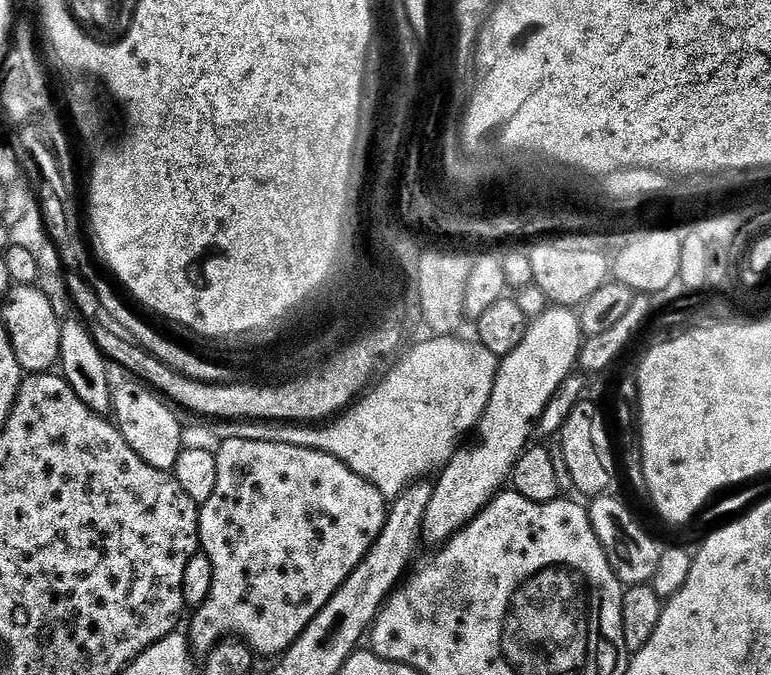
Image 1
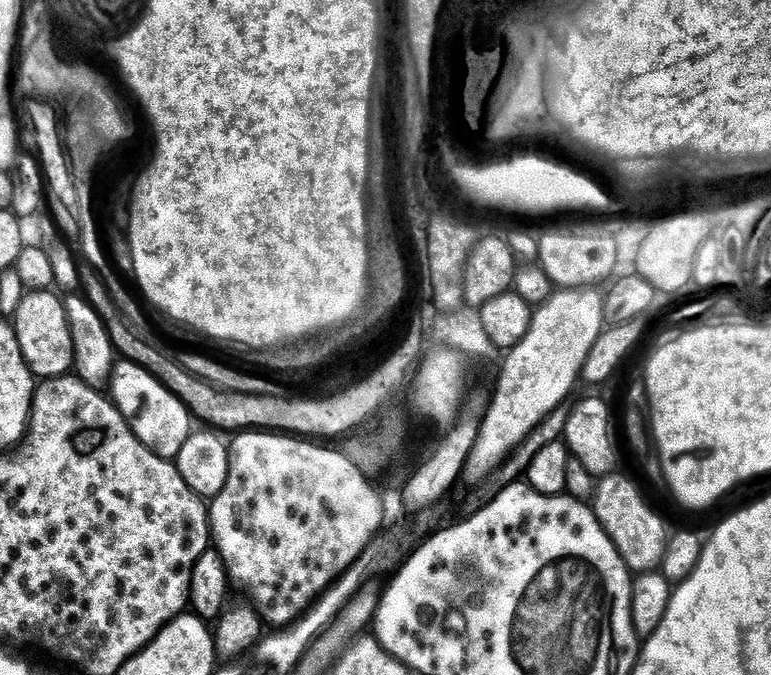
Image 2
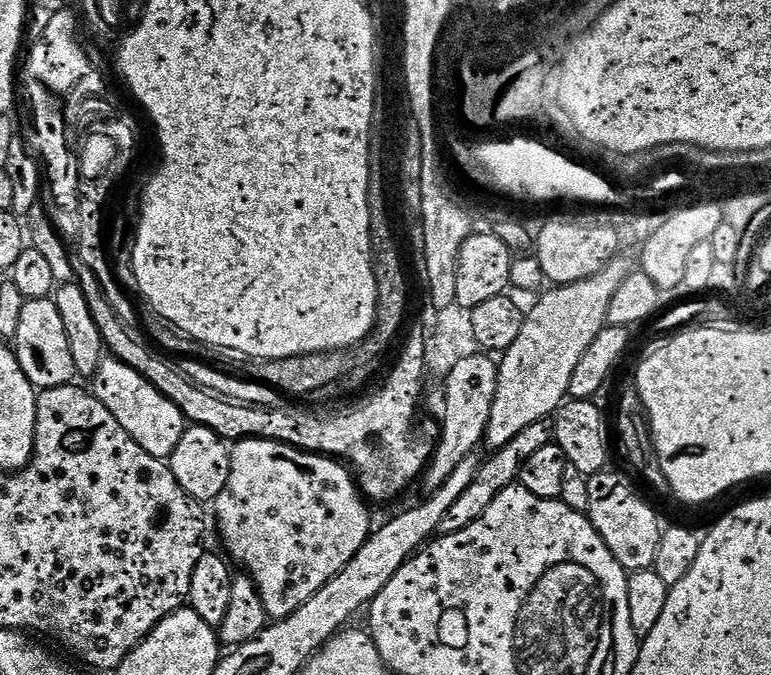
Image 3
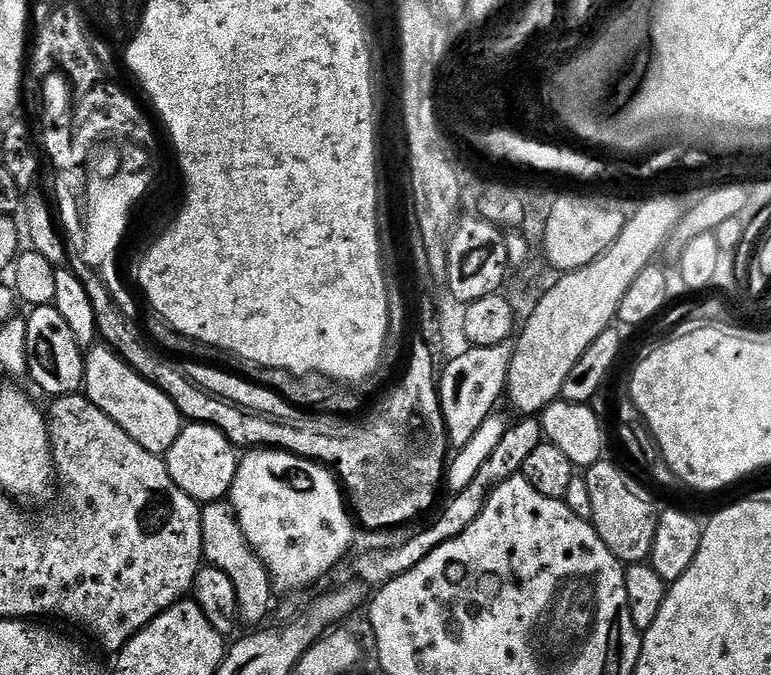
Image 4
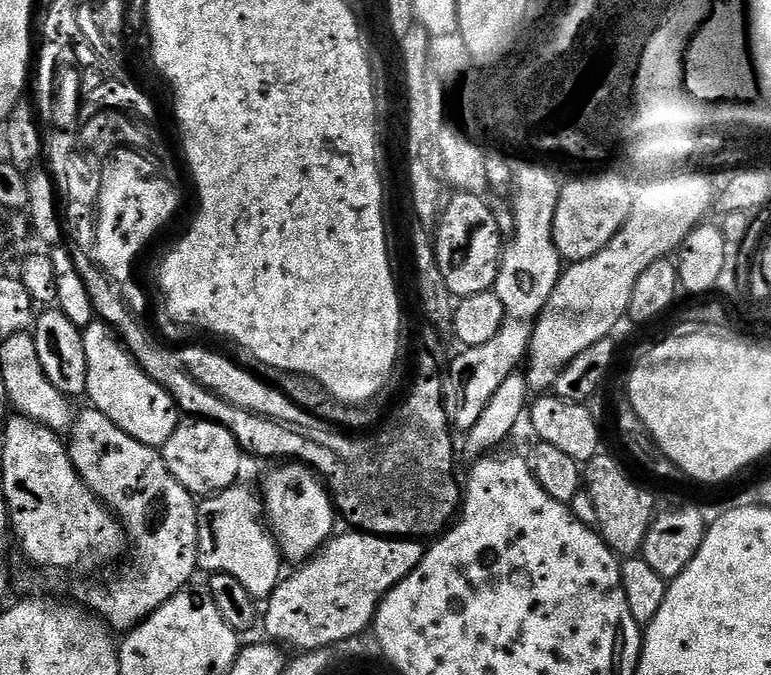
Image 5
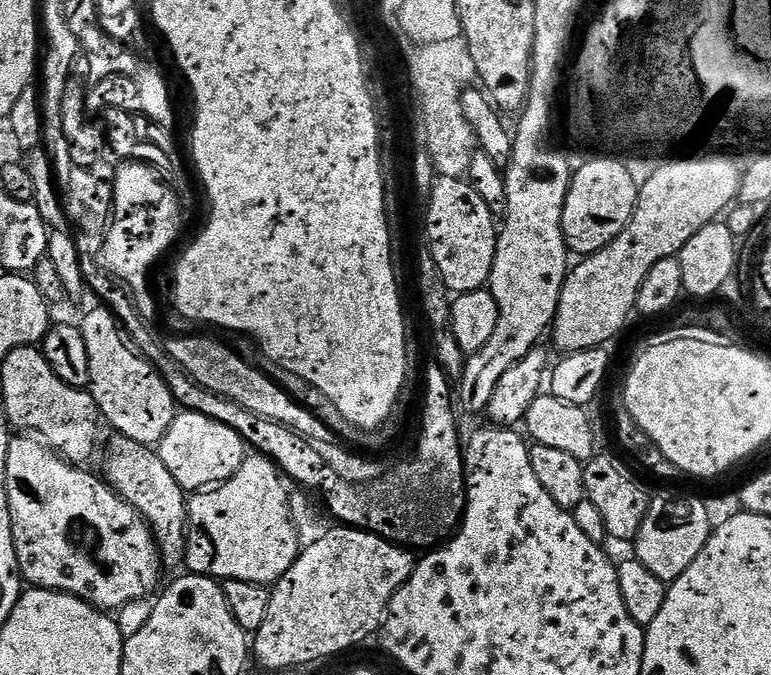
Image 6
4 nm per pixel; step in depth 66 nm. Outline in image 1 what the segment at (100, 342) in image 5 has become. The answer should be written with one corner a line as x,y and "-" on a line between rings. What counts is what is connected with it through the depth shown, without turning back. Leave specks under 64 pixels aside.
132,382
115,389
112,397
114,423
126,438
128,445
150,466
163,472
172,472
181,452
186,447
184,432
180,429
180,420
172,413
173,405
161,398
147,383

